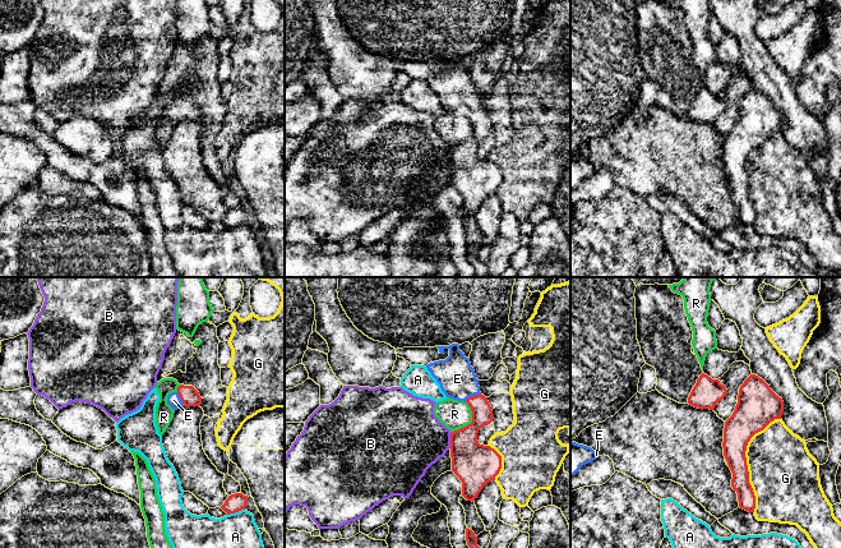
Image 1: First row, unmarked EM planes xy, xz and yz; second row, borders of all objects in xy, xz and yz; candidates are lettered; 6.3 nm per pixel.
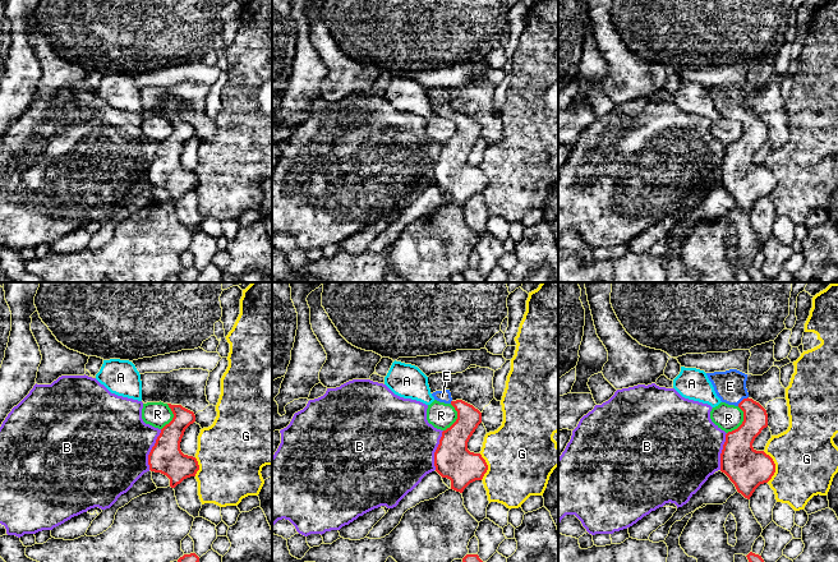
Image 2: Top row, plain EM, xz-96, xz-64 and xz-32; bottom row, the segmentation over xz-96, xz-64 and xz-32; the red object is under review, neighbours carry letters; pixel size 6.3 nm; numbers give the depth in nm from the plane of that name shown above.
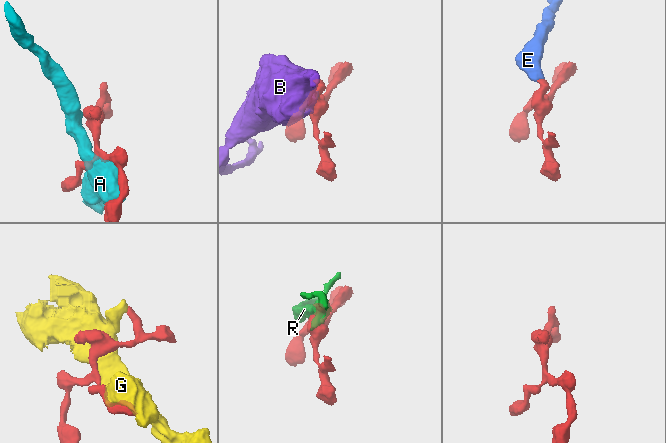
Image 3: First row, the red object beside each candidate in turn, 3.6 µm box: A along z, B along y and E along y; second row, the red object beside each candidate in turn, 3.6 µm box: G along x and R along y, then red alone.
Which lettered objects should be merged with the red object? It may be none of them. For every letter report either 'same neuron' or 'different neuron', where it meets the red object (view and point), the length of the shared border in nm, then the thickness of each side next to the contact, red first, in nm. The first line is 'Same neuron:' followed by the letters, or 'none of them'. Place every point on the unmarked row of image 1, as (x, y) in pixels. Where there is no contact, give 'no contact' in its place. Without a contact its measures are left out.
Same neuron: E
A: different neuron | xy (235, 225) | 120 nm | 120/420 nm
B: different neuron | xz (451, 153) | 110 nm | 260/420 nm
E: same neuron | xz (472, 110) | 120 nm | 130/240 nm
G: different neuron | yz (745, 174) | 600 nm | 200/420 nm
R: different neuron | xz (472, 136) | 220 nm | 260/180 nm

